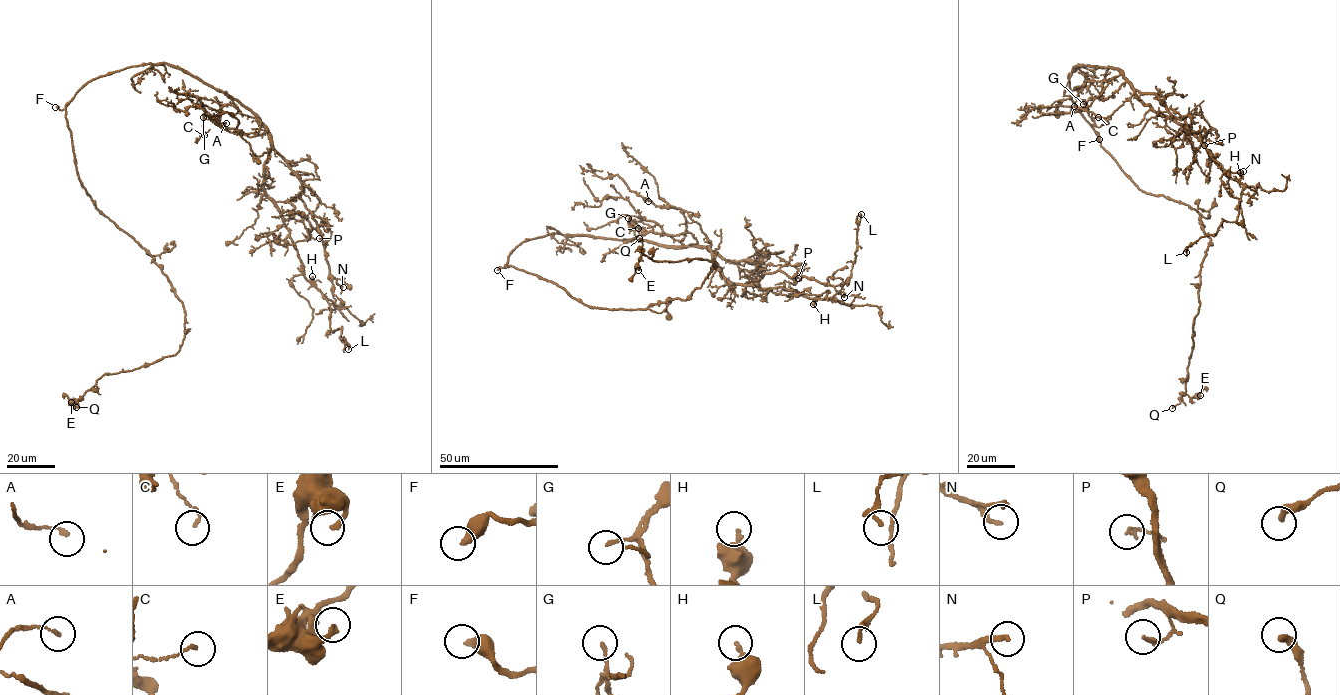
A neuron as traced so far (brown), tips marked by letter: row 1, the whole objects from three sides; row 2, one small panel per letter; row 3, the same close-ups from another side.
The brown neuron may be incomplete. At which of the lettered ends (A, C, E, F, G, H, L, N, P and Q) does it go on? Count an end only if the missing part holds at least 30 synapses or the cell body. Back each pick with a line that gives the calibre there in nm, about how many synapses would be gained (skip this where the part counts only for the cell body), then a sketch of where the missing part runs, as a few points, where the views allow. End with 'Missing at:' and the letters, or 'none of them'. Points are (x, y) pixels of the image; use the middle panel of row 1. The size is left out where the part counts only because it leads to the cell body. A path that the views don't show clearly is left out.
F: calibre 360 nm; 70 synapses; course (497, 270), (507, 270), (513, 293), (486, 280), (462, 283), (450, 273), (457, 263), (452, 239), (439, 233)
N: calibre 200 nm; 45 synapses; course (844, 297), (863, 309), (863, 315), (853, 318)
Missing at: F, N

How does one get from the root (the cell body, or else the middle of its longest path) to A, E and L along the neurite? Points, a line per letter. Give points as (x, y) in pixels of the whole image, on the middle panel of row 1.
A: (523, 242), (556, 233), (682, 245), (686, 227), (683, 210), (655, 206), (648, 201)
E: (523, 242), (506, 266), (599, 308), (644, 309), (686, 299), (715, 265), (642, 254), (638, 270)
L: (523, 242), (556, 233), (709, 247), (721, 275), (733, 283), (780, 286), (827, 299), (850, 276), (861, 214)

